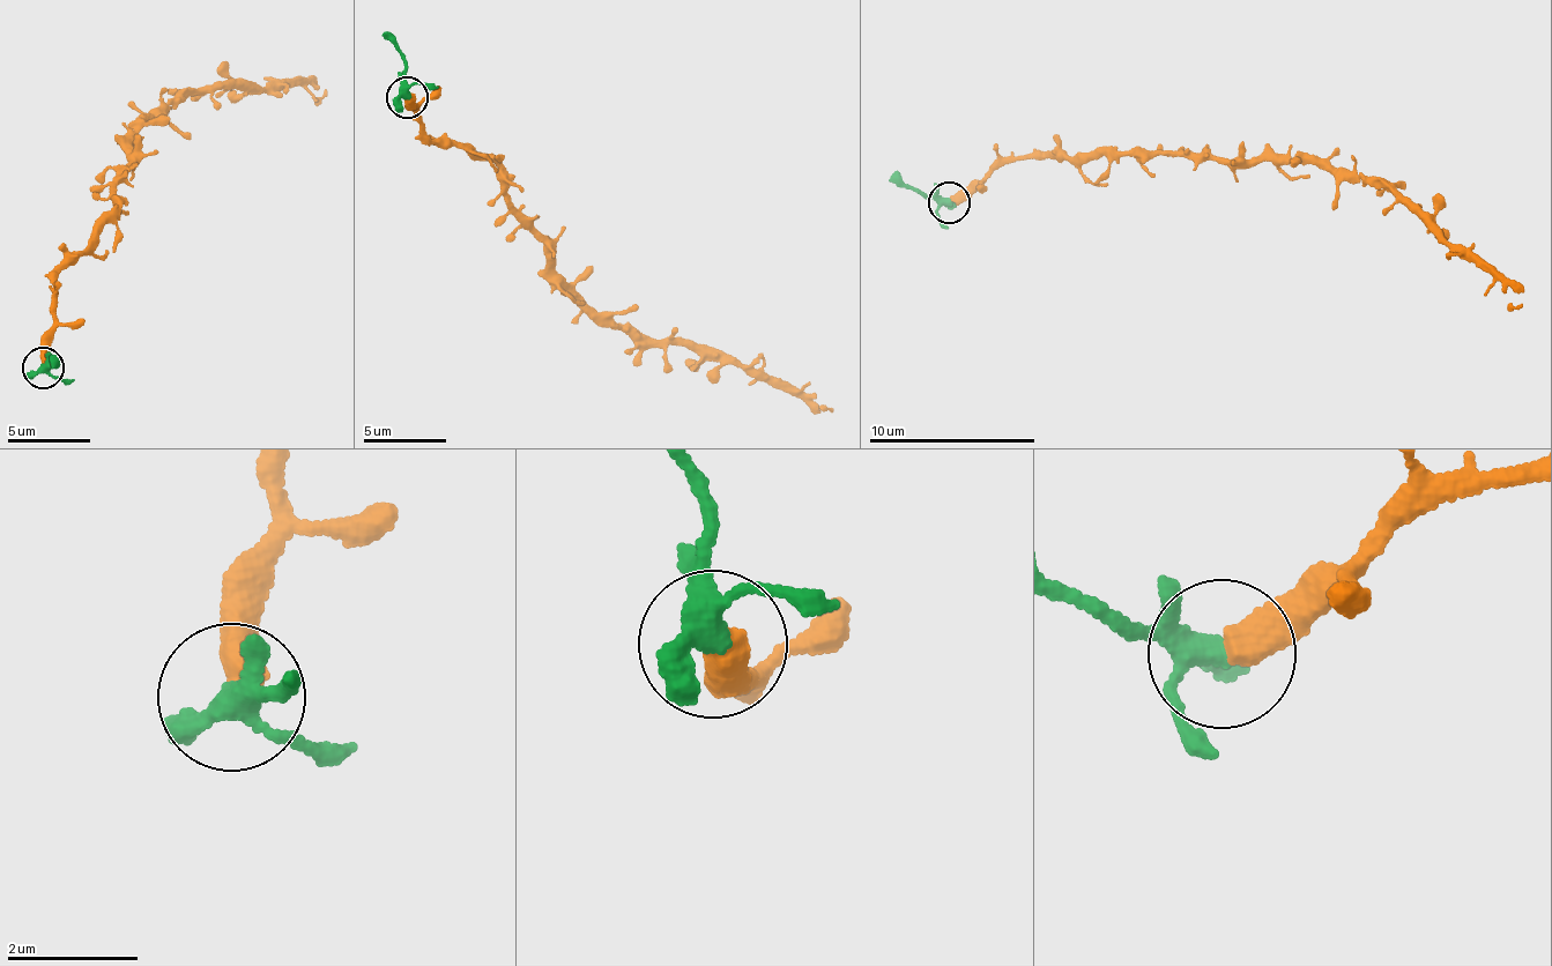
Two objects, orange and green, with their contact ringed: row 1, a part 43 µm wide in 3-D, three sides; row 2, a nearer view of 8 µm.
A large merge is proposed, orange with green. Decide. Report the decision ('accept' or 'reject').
accept

